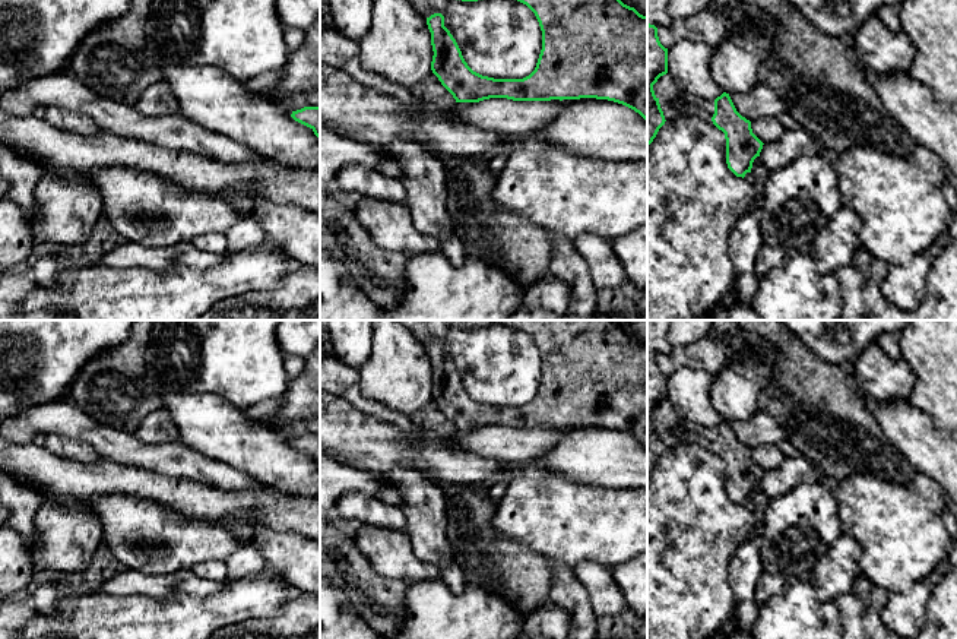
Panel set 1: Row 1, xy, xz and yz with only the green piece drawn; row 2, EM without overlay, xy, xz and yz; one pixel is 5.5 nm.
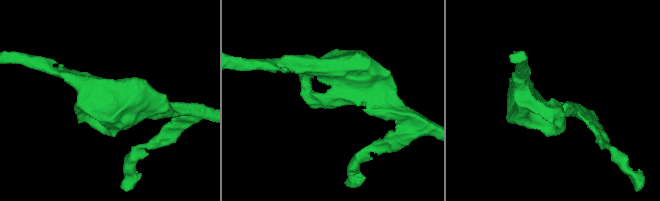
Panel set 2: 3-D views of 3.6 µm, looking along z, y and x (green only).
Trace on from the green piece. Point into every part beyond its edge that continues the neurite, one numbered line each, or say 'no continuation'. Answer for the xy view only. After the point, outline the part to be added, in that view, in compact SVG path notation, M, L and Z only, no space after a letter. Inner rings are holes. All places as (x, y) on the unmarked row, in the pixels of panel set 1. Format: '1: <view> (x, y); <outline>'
no continuation

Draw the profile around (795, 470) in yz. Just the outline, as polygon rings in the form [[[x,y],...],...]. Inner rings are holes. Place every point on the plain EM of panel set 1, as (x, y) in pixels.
[[[790,456],[779,468],[764,471],[760,487],[769,499],[776,499],[817,475],[817,469],[804,456]]]

